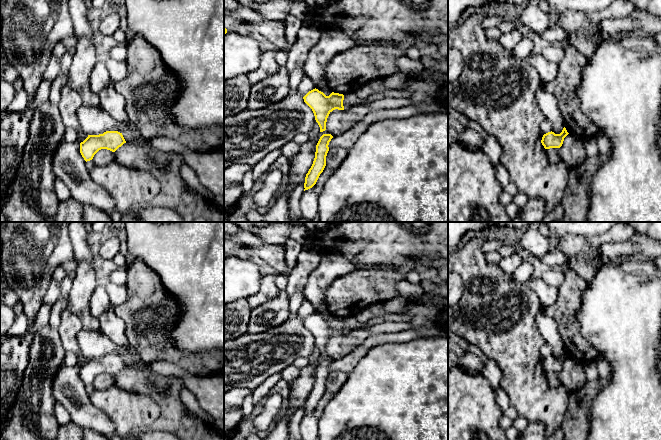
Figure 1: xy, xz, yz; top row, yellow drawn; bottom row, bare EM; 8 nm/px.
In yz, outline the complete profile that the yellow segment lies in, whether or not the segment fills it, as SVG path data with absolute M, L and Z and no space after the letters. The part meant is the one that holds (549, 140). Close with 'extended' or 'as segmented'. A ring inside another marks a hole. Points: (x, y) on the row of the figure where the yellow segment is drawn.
M564 127L560 134L554 132L548 132L543 135L541 143L545 149L560 148L563 144L564 138L568 135L566 128Z | as segmented

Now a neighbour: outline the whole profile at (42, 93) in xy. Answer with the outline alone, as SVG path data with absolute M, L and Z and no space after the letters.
M42 80L41 84L37 88L36 93L32 98L32 102L28 105L28 110L32 112L39 105L41 105L49 97L51 90L52 80Z

